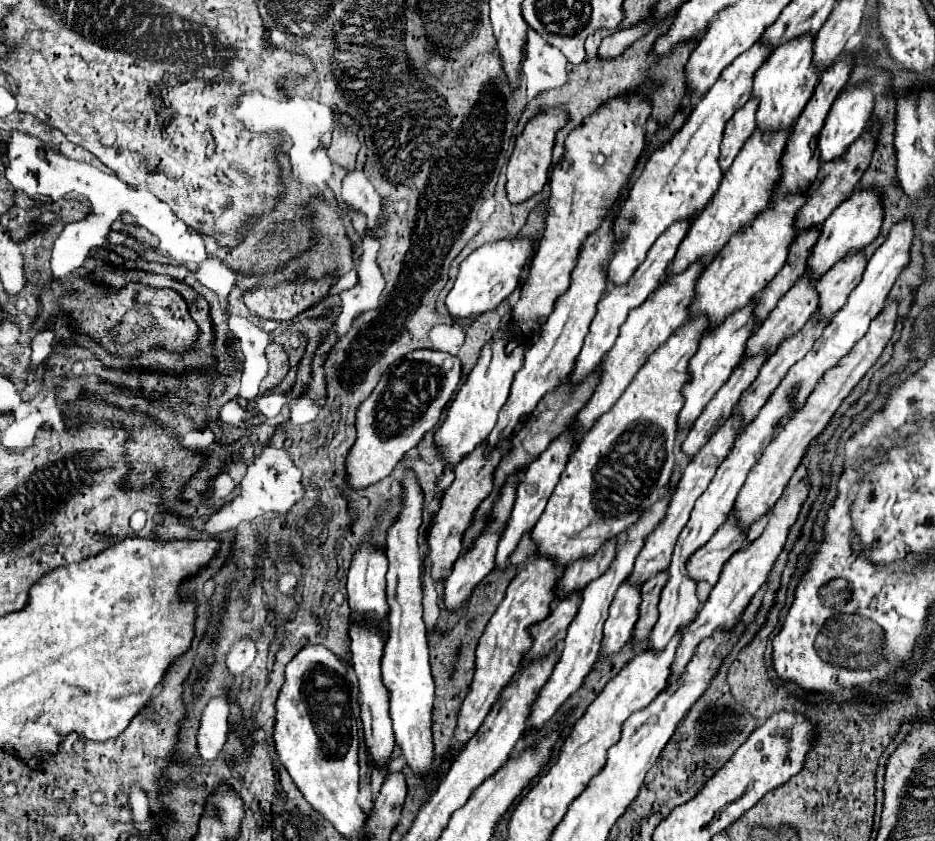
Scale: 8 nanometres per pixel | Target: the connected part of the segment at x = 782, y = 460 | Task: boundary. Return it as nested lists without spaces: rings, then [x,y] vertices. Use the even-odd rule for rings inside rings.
[[[887,302],[885,308],[879,312],[879,316],[871,322],[867,334],[851,348],[851,352],[841,360],[841,364],[829,372],[825,372],[825,378],[817,384],[815,392],[807,398],[805,406],[793,414],[793,418],[785,424],[785,428],[779,430],[779,434],[773,438],[773,442],[763,450],[757,466],[749,472],[739,496],[737,496],[737,502],[735,502],[735,508],[733,508],[733,516],[737,518],[737,526],[741,530],[749,530],[749,526],[753,526],[767,510],[771,510],[775,506],[775,502],[781,498],[789,478],[793,476],[793,472],[797,470],[803,454],[805,454],[805,448],[809,446],[809,442],[819,434],[823,432],[823,428],[827,426],[829,418],[835,414],[835,410],[839,408],[841,400],[851,392],[851,388],[865,376],[865,372],[875,364],[875,360],[879,358],[879,354],[883,352],[885,344],[889,342],[891,338],[891,330],[897,322],[897,304],[895,302]]]

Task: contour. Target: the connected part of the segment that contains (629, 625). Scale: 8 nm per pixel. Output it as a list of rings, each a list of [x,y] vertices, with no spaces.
[[[621,584],[611,608],[609,618],[603,626],[603,640],[601,640],[601,658],[611,658],[629,642],[633,626],[637,622],[637,608],[639,608],[639,588],[633,588],[629,584]]]

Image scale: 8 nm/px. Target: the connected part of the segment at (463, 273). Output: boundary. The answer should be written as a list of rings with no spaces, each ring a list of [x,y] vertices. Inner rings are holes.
[[[523,238],[483,244],[481,248],[471,252],[461,262],[453,290],[445,298],[449,316],[463,320],[463,318],[473,318],[473,316],[479,316],[483,312],[491,312],[493,308],[497,308],[517,288],[521,270],[527,268],[527,262],[531,258],[533,258],[533,244]]]

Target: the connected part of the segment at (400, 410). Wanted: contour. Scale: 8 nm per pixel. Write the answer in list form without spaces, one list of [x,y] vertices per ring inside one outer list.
[[[413,350],[395,360],[383,374],[371,396],[357,410],[357,440],[345,460],[349,488],[367,488],[389,476],[403,454],[419,444],[427,430],[441,420],[445,406],[461,382],[461,360],[439,350]]]

